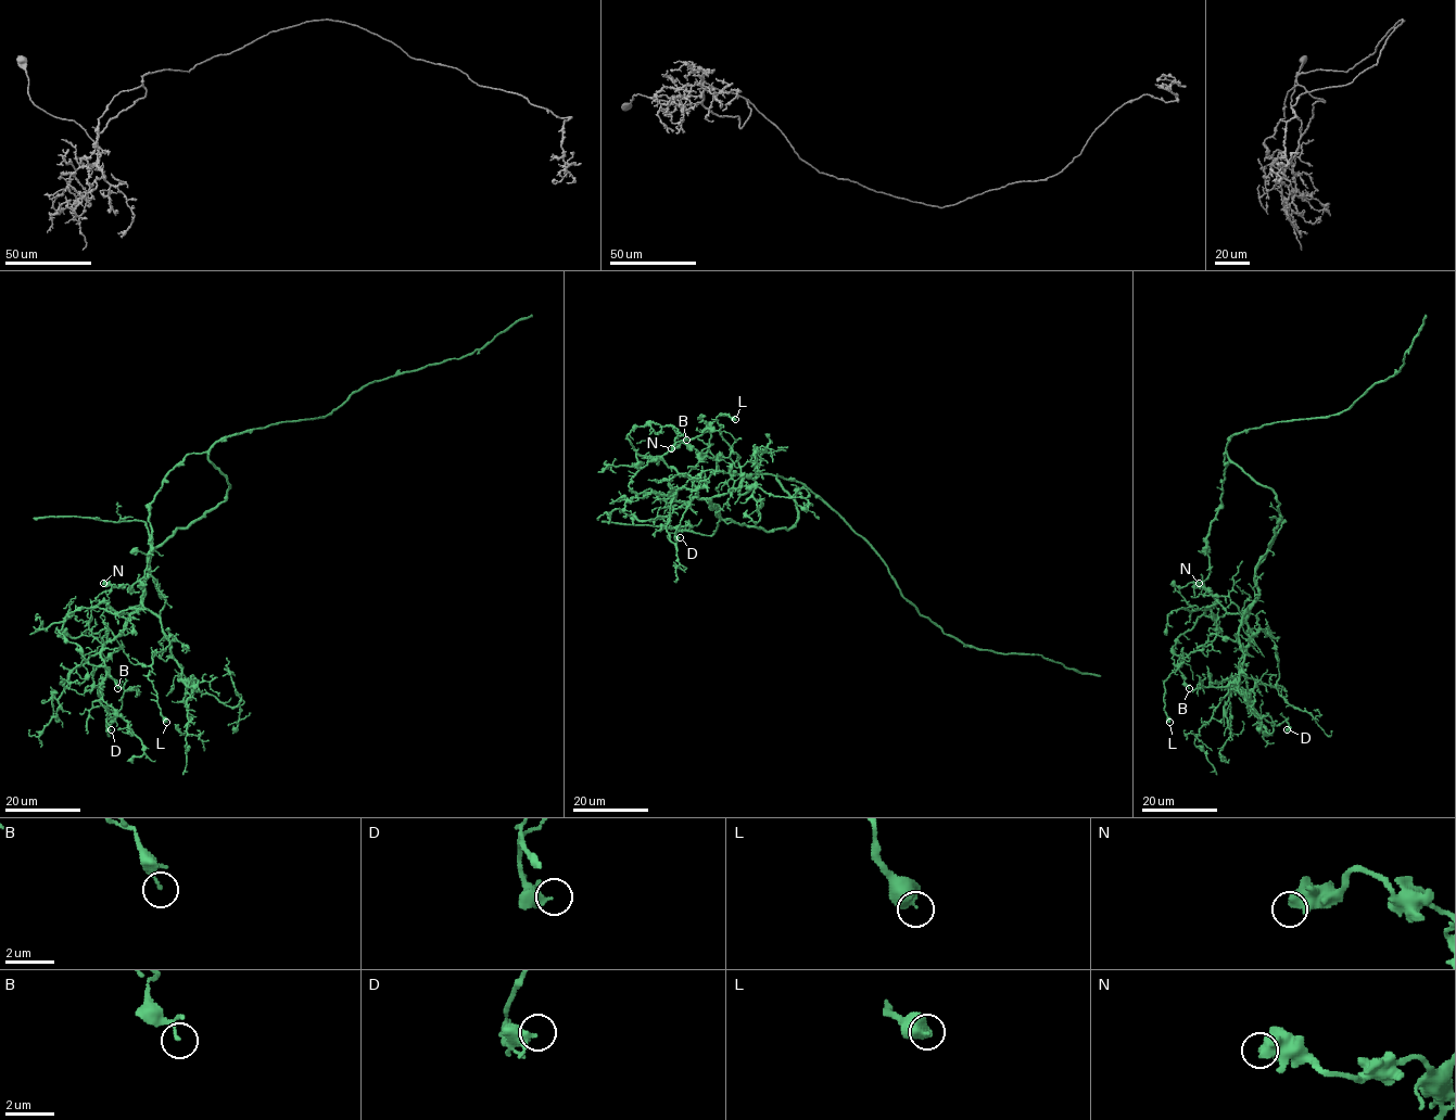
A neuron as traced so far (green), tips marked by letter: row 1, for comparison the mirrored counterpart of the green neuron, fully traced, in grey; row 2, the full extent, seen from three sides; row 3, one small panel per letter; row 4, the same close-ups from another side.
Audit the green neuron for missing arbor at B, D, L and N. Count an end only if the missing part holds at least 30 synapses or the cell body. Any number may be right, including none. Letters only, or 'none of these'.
none of these

